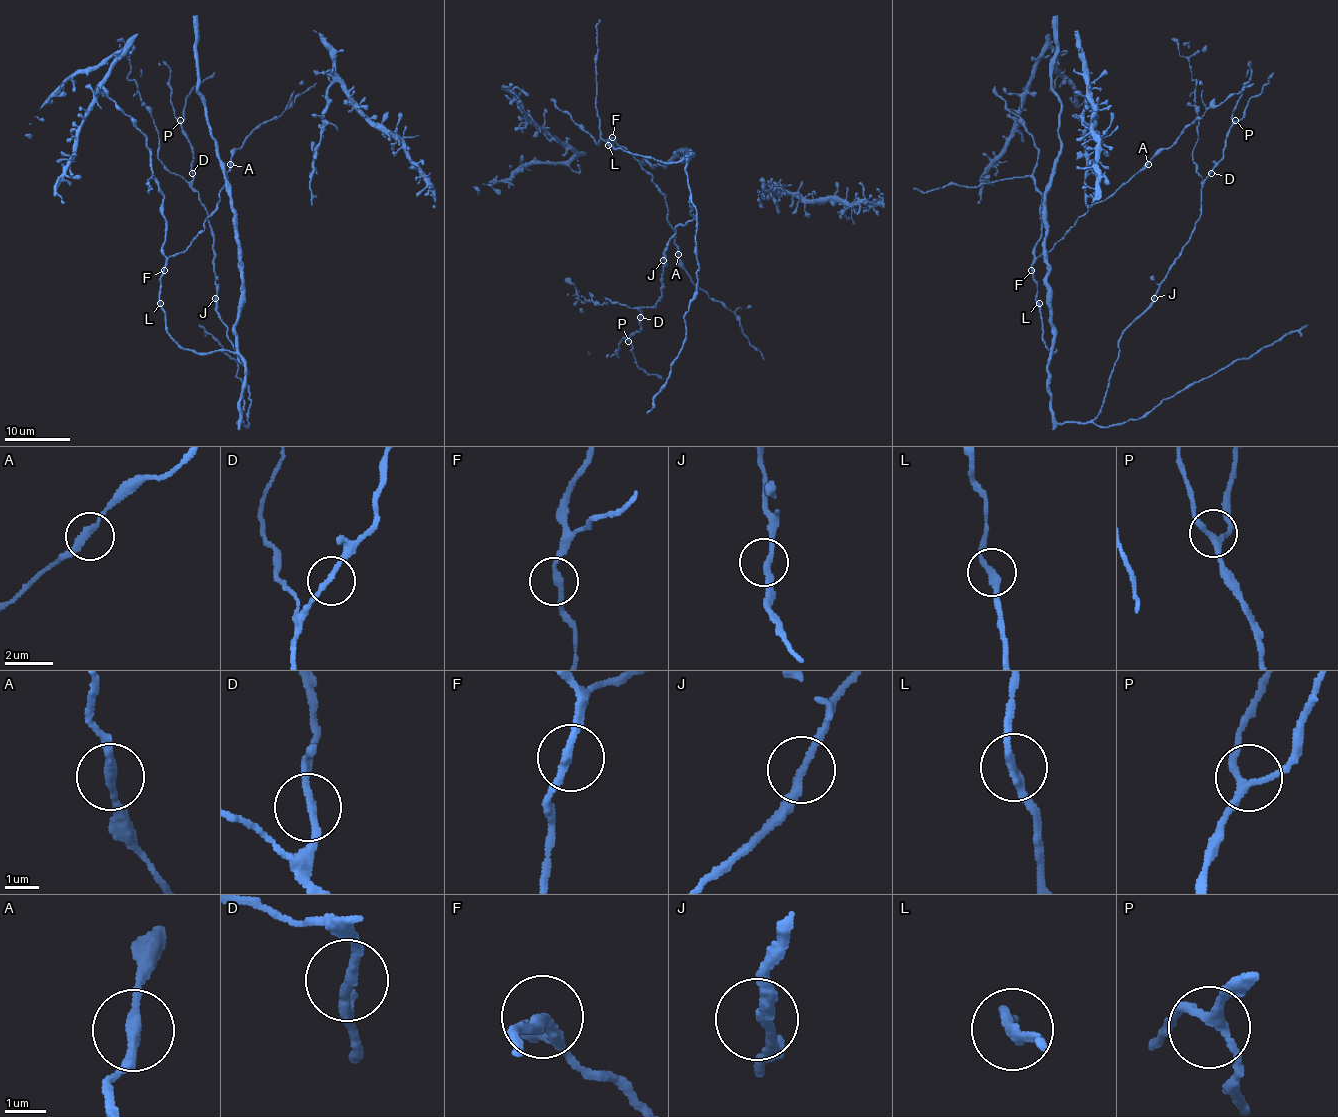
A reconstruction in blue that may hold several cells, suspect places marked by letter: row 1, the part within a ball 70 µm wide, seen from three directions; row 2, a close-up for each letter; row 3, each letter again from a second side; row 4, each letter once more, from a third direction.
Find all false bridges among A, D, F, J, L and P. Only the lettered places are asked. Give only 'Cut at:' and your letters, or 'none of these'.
Cut at: none of these

